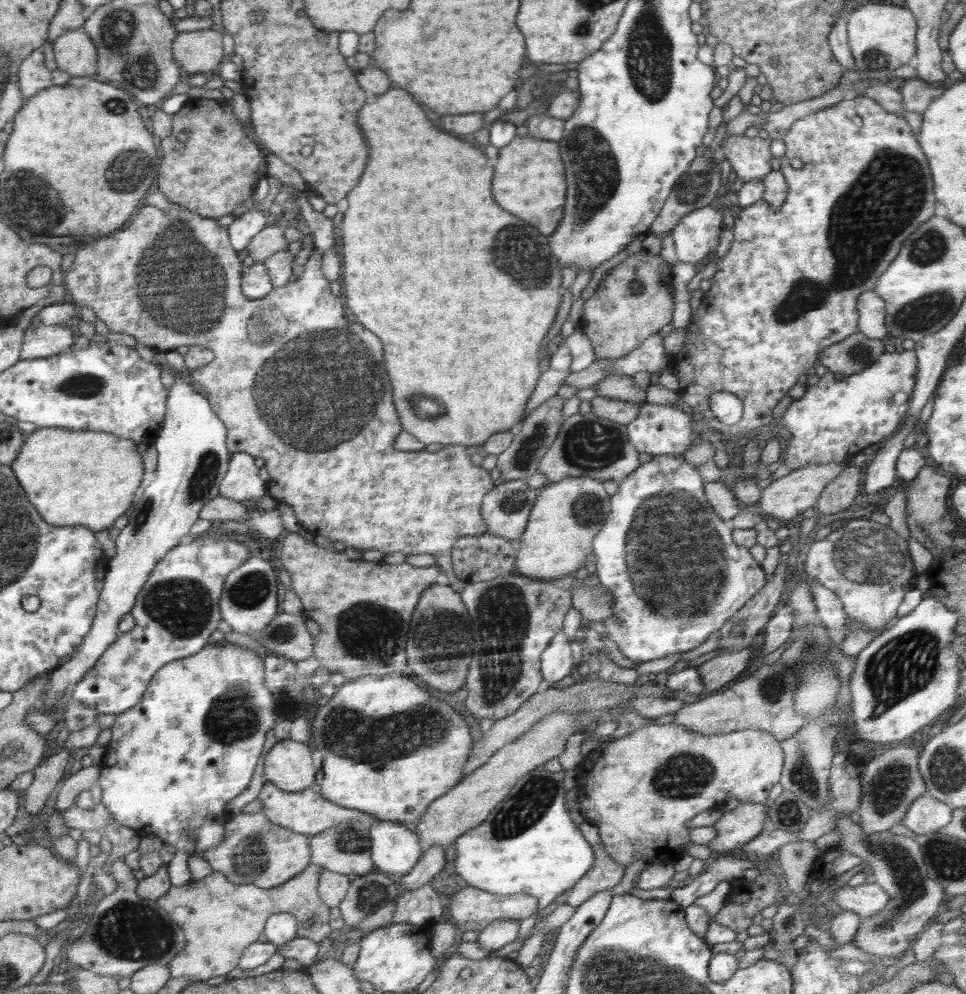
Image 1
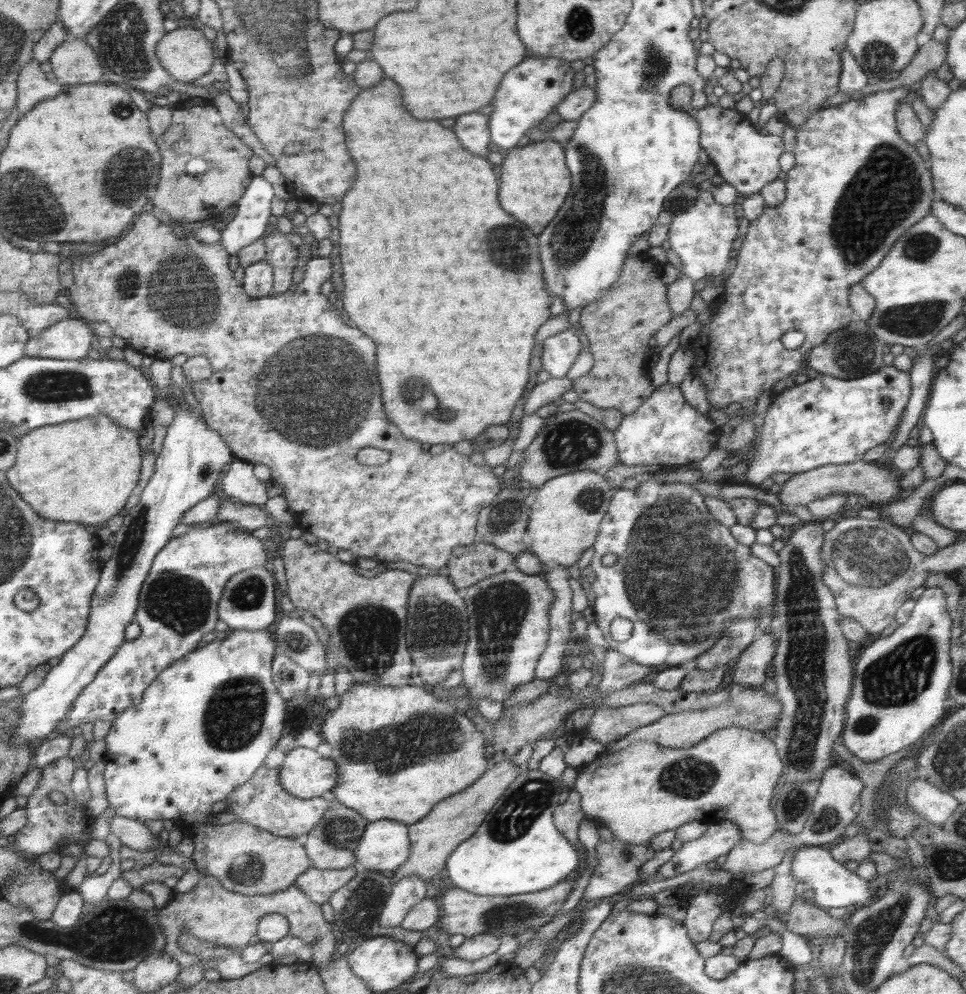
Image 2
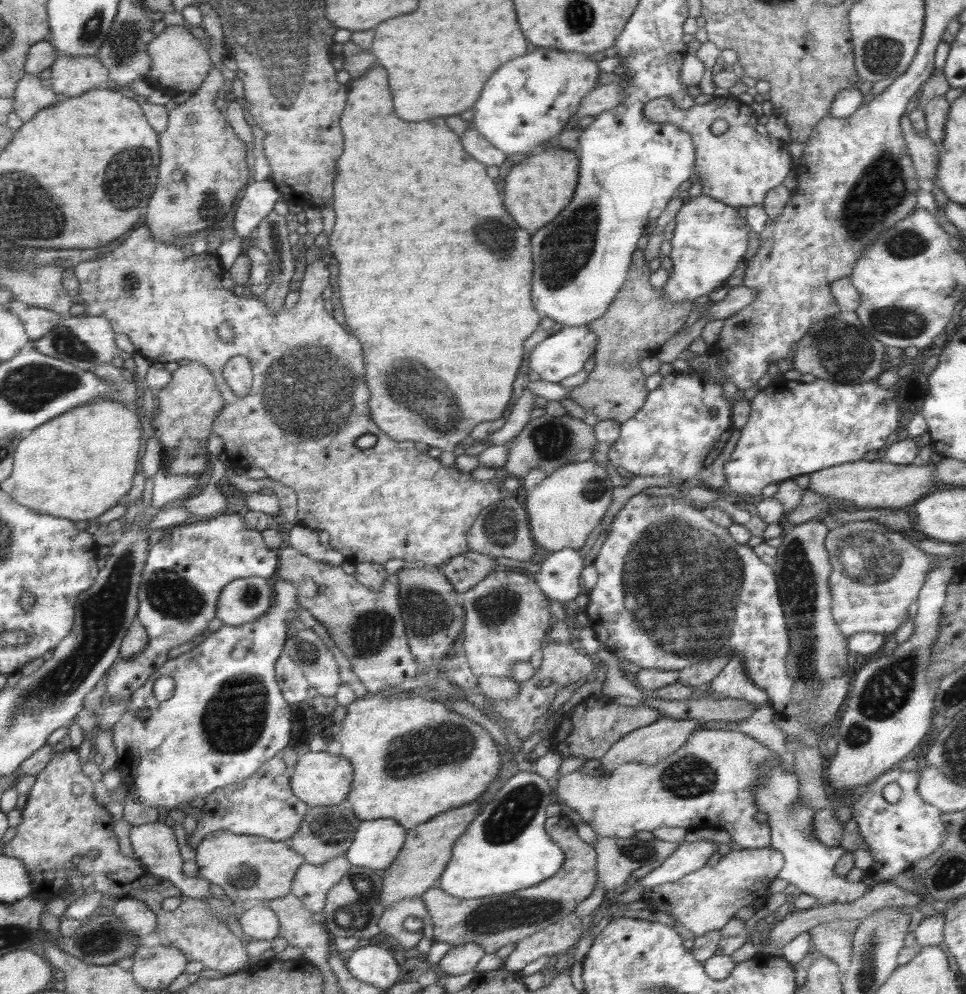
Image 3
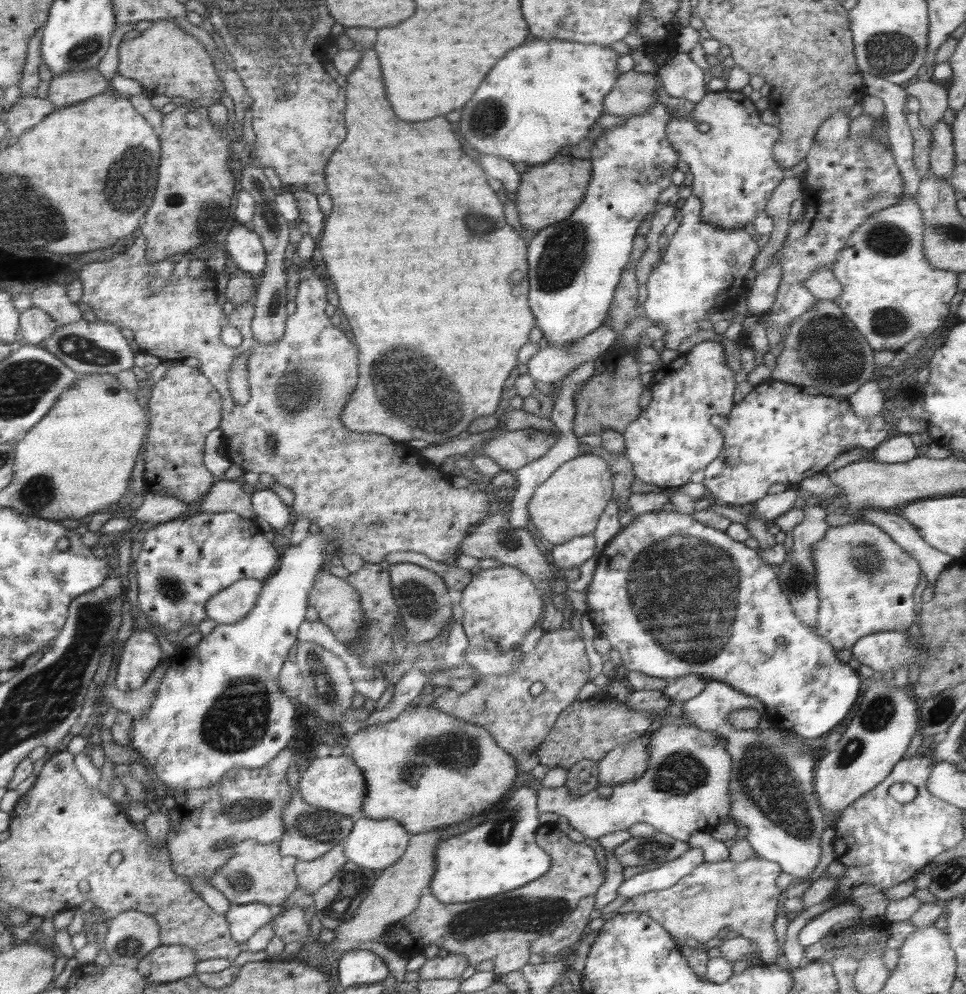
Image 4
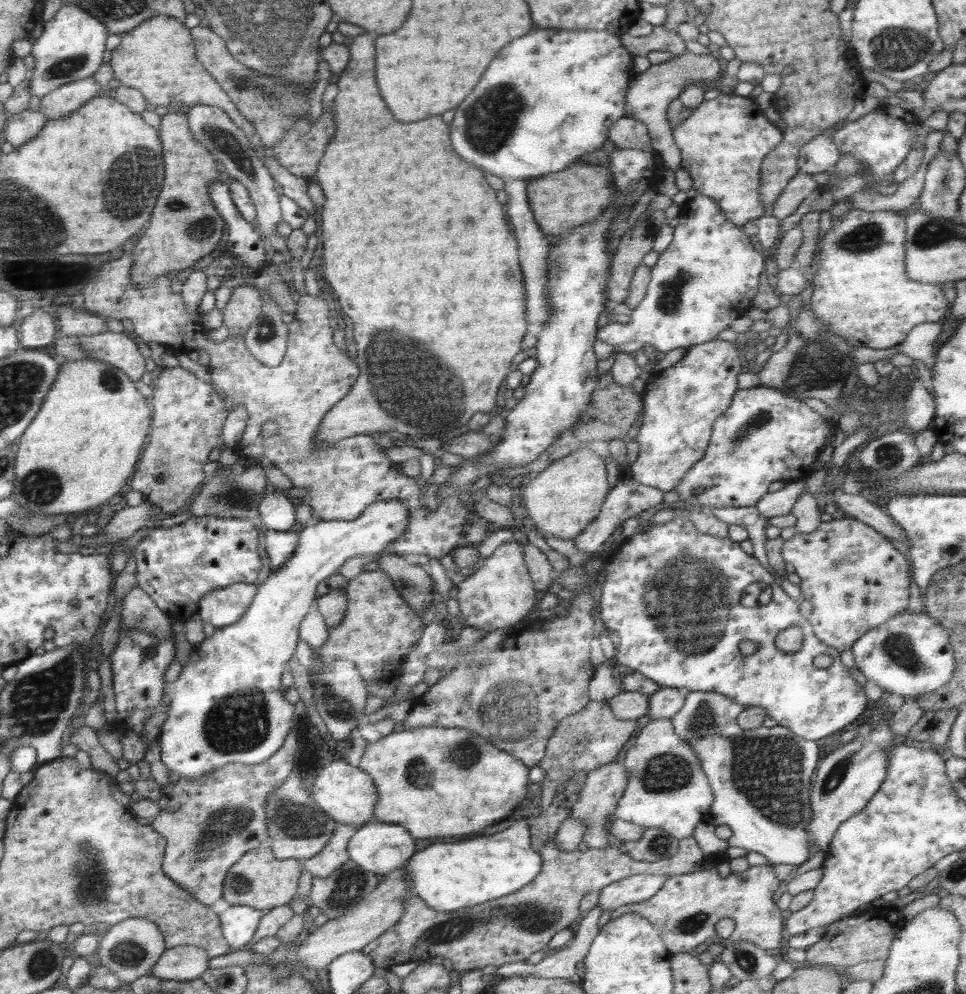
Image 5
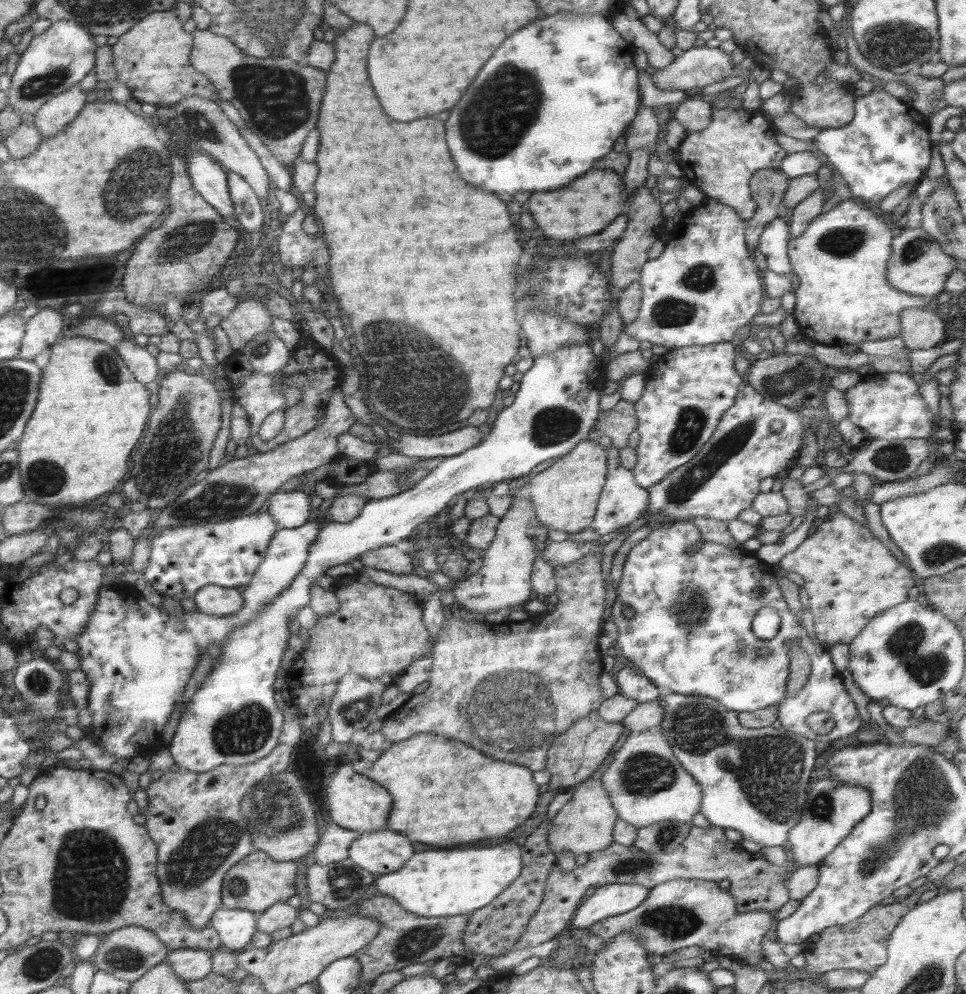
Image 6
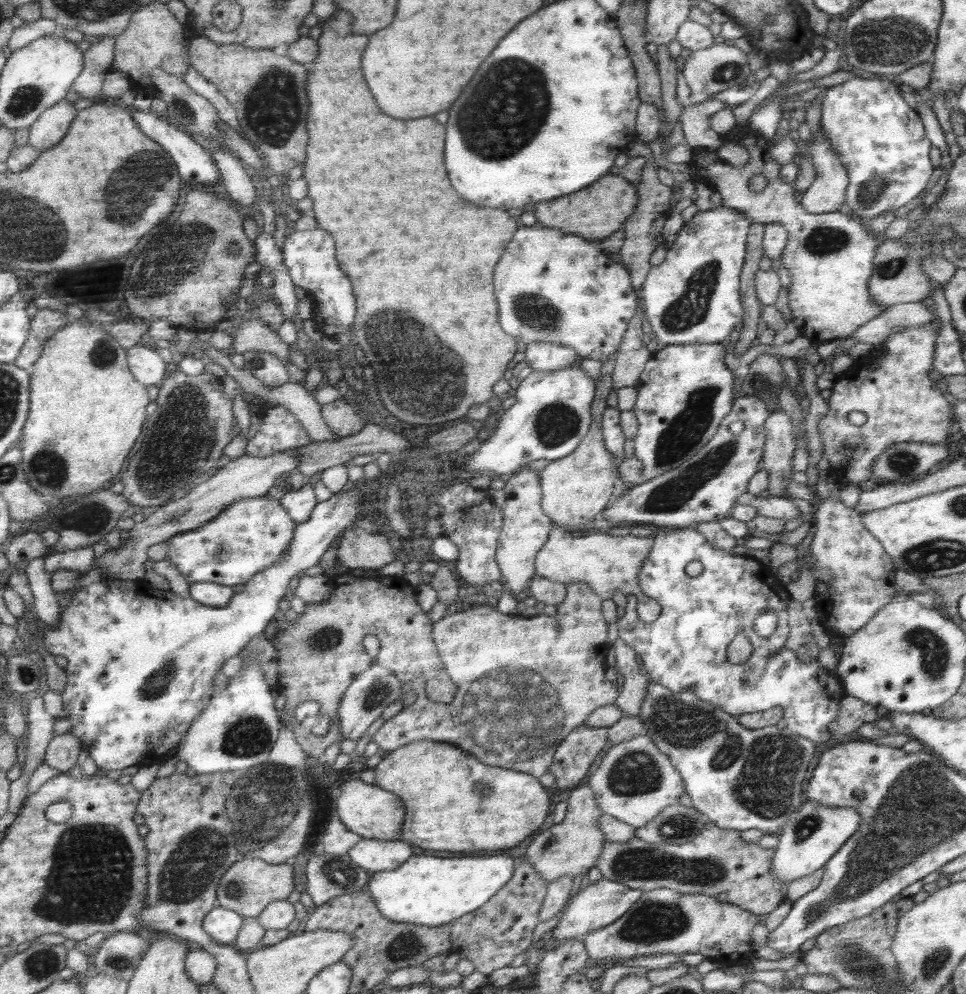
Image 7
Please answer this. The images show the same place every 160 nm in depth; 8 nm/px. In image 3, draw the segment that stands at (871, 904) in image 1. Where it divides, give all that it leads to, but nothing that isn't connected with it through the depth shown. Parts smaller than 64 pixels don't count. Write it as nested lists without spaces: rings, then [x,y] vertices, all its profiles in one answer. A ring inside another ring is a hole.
[[[780,765],[773,767],[770,772],[766,772],[768,776],[756,788],[753,799],[757,809],[768,814],[767,822],[772,830],[769,846],[778,850],[778,853],[784,854],[786,858],[785,868],[781,870],[779,878],[787,880],[789,884],[794,884],[802,893],[818,898],[819,905],[851,903],[862,898],[869,891],[862,880],[850,882],[845,876],[835,873],[836,863],[840,861],[844,848],[825,846],[815,835],[813,818],[816,810],[806,805],[797,807],[791,805],[799,797],[798,778],[792,771],[784,772]]]

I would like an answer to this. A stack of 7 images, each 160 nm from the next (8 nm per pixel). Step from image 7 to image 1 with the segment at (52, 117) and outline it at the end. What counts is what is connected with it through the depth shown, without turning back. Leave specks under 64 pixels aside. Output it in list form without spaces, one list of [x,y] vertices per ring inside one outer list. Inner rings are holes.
[[[83,27],[69,30],[53,41],[57,68],[72,77],[96,74],[96,49]]]

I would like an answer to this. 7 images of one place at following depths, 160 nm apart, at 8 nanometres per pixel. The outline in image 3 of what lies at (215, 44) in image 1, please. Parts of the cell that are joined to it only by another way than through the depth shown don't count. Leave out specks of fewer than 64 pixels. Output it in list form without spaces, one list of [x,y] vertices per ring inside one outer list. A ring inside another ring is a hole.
[[[185,26],[166,27],[149,42],[148,53],[152,58],[149,83],[161,91],[177,94],[200,89],[211,72],[212,64],[204,46],[194,40],[192,34],[188,34],[188,28]]]

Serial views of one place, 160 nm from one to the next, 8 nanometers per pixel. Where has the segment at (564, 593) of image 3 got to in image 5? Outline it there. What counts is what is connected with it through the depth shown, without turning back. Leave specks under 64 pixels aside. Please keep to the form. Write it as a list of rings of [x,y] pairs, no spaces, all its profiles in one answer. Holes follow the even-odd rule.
[[[619,478],[612,490],[609,490],[608,496],[605,498],[601,513],[596,517],[582,532],[575,537],[576,548],[581,552],[596,553],[600,549],[605,540],[616,530],[616,526],[621,522],[625,522],[629,518],[634,518],[638,514],[649,514],[659,508],[663,502],[664,491],[653,486],[646,486],[641,482],[631,479]]]

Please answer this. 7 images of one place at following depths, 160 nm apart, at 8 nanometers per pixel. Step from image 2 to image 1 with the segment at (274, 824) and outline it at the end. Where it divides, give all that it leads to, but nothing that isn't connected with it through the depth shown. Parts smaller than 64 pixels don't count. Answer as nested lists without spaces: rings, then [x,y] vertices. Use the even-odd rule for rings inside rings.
[[[268,780],[264,782],[264,786],[262,786],[257,798],[261,800],[262,812],[266,815],[266,818],[269,818],[270,822],[279,824],[298,834],[317,835],[331,826],[336,826],[346,821],[364,822],[370,827],[382,821],[367,812],[362,812],[355,808],[346,808],[338,803],[330,802],[317,790],[302,790],[296,793],[285,792],[273,786]]]

